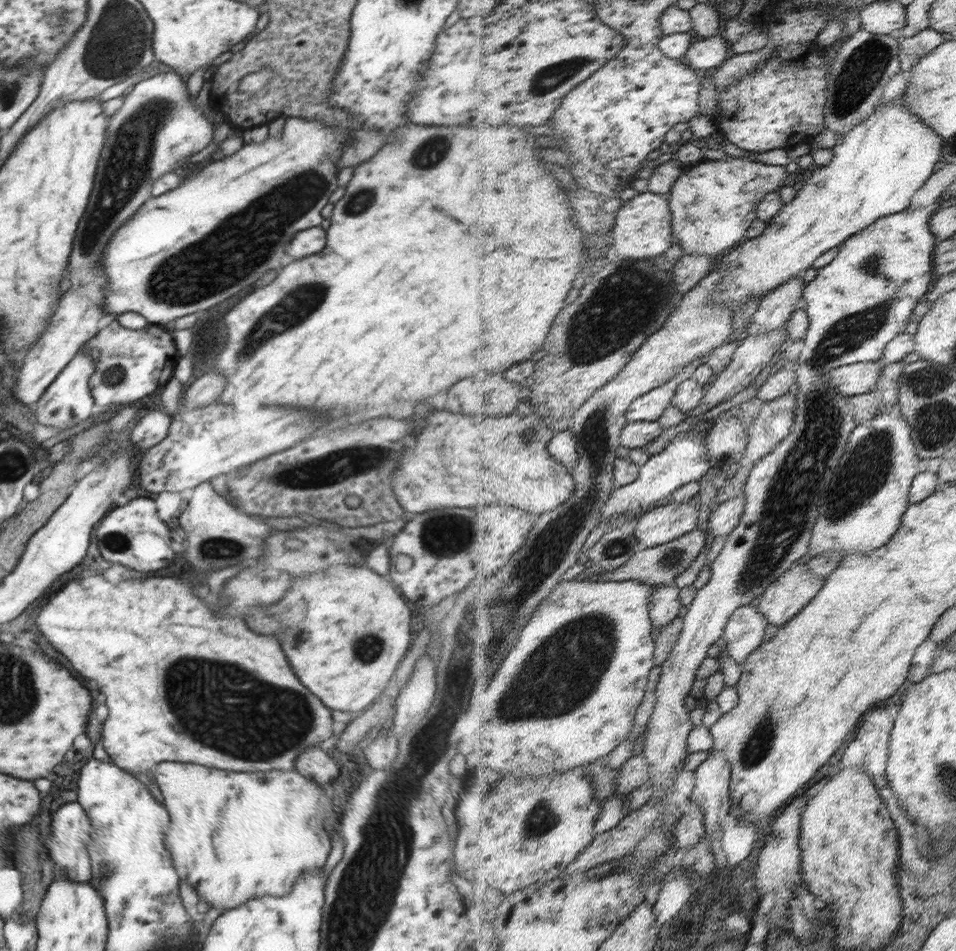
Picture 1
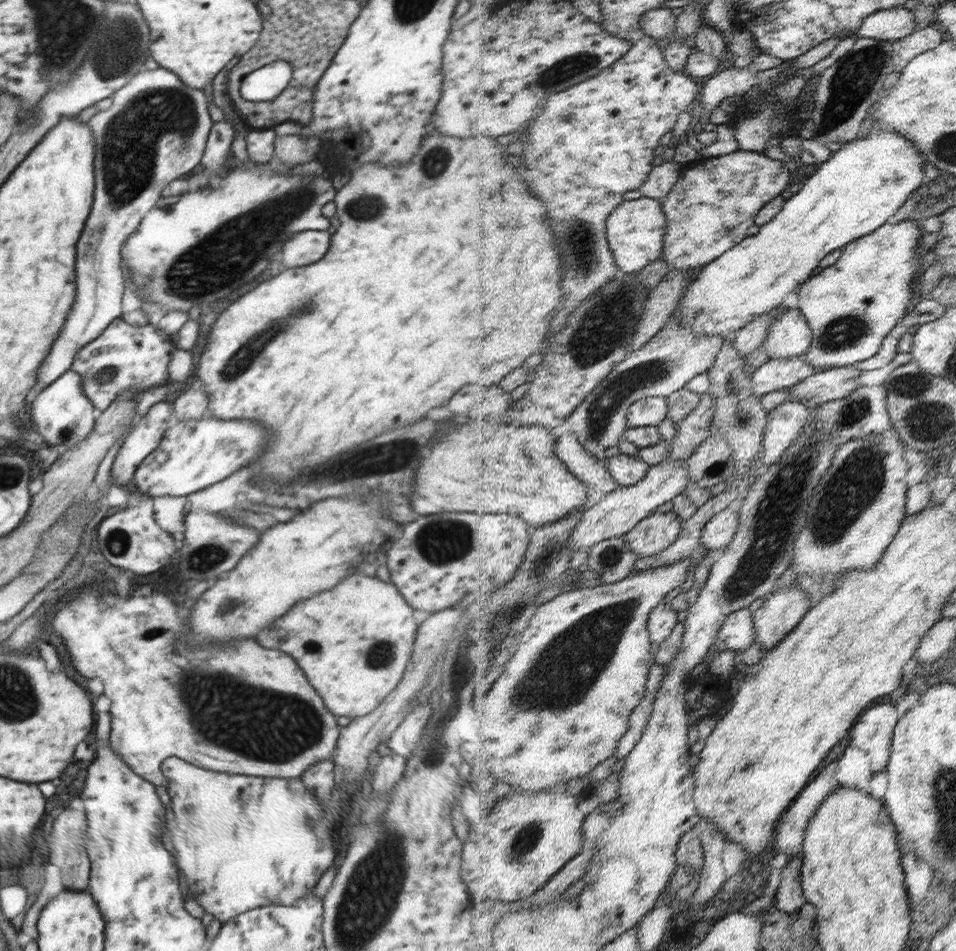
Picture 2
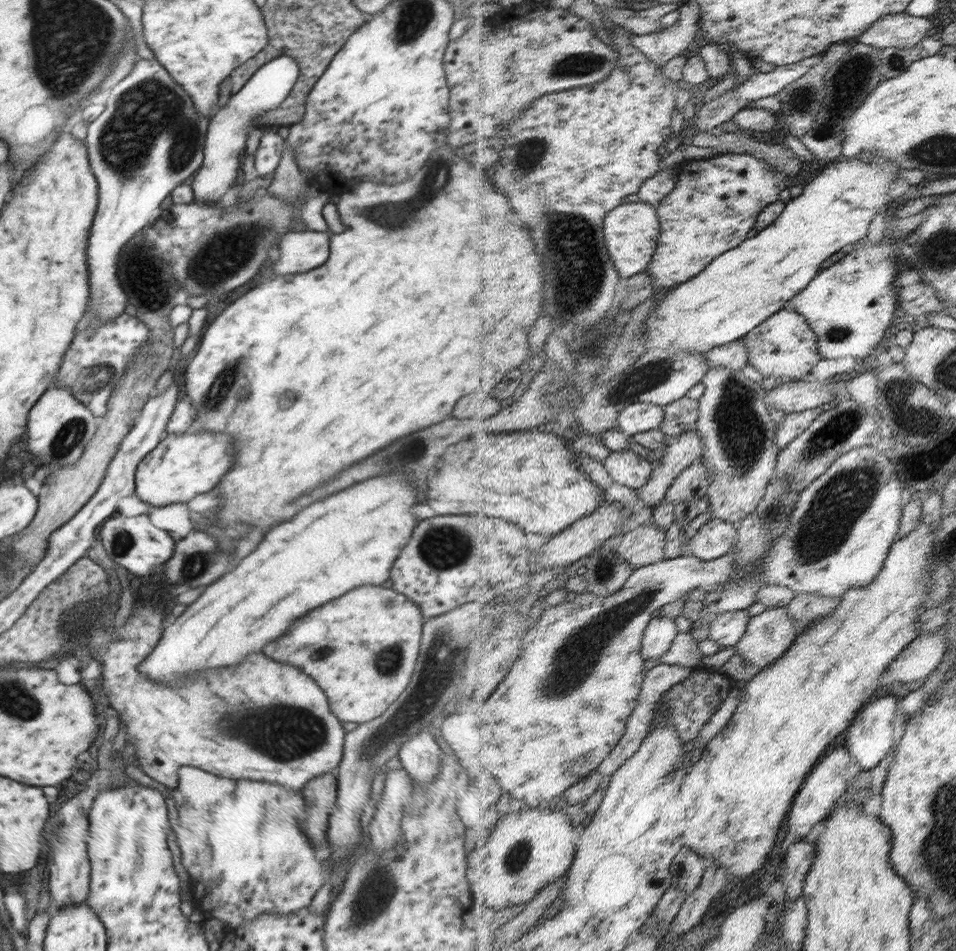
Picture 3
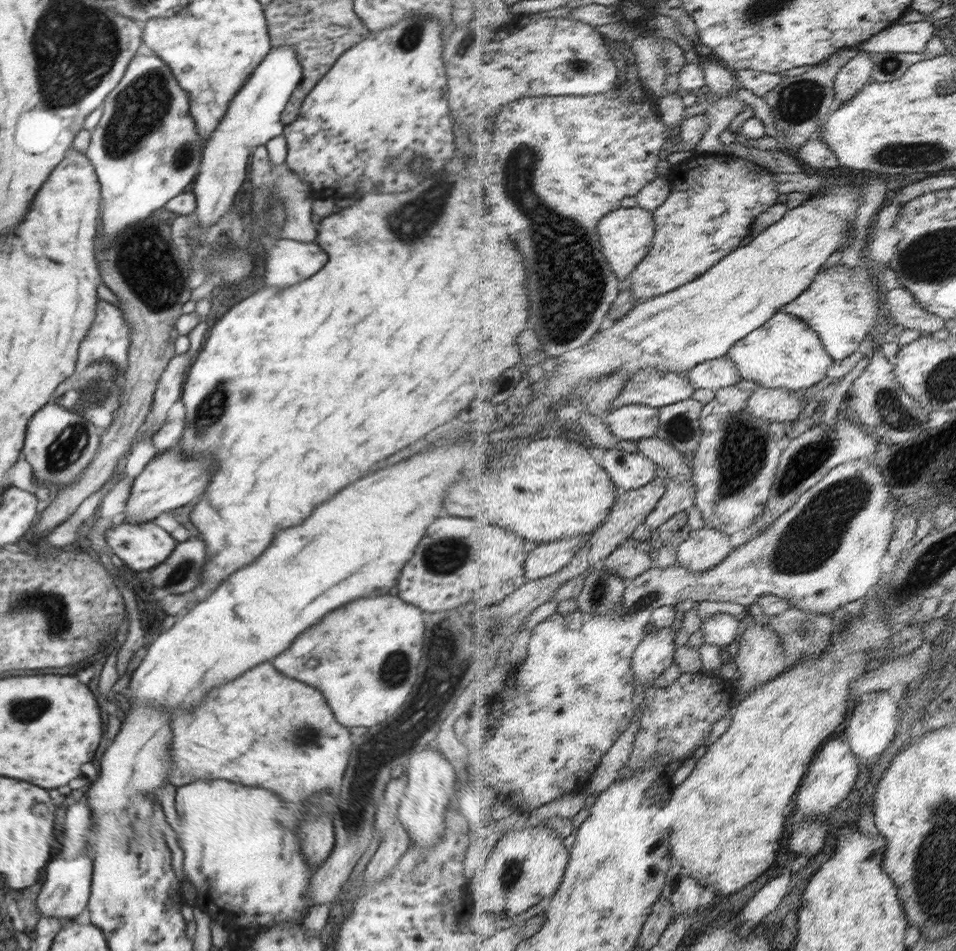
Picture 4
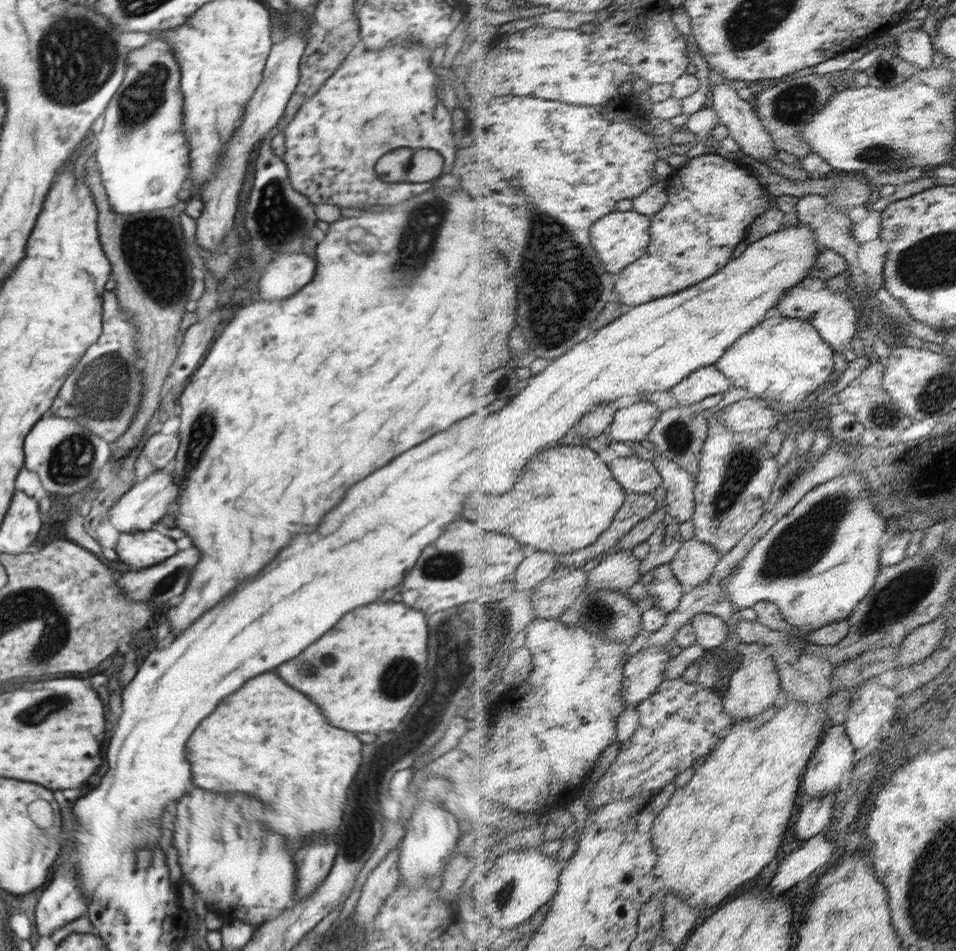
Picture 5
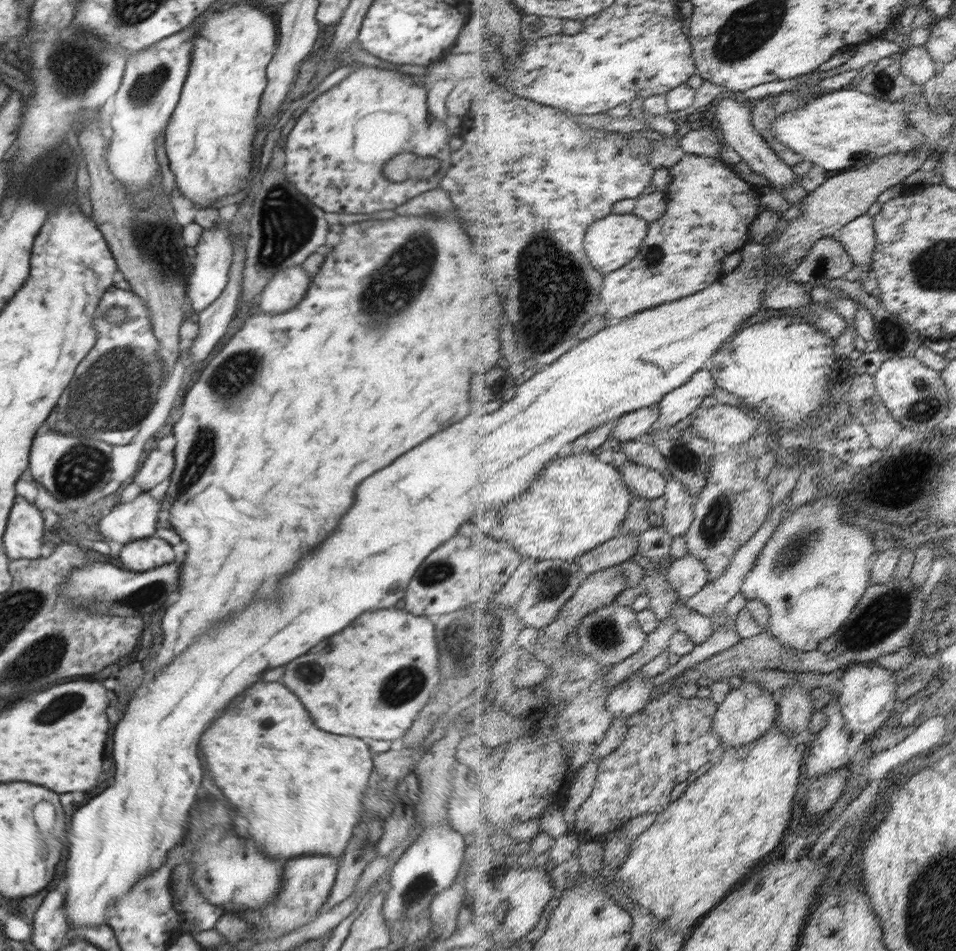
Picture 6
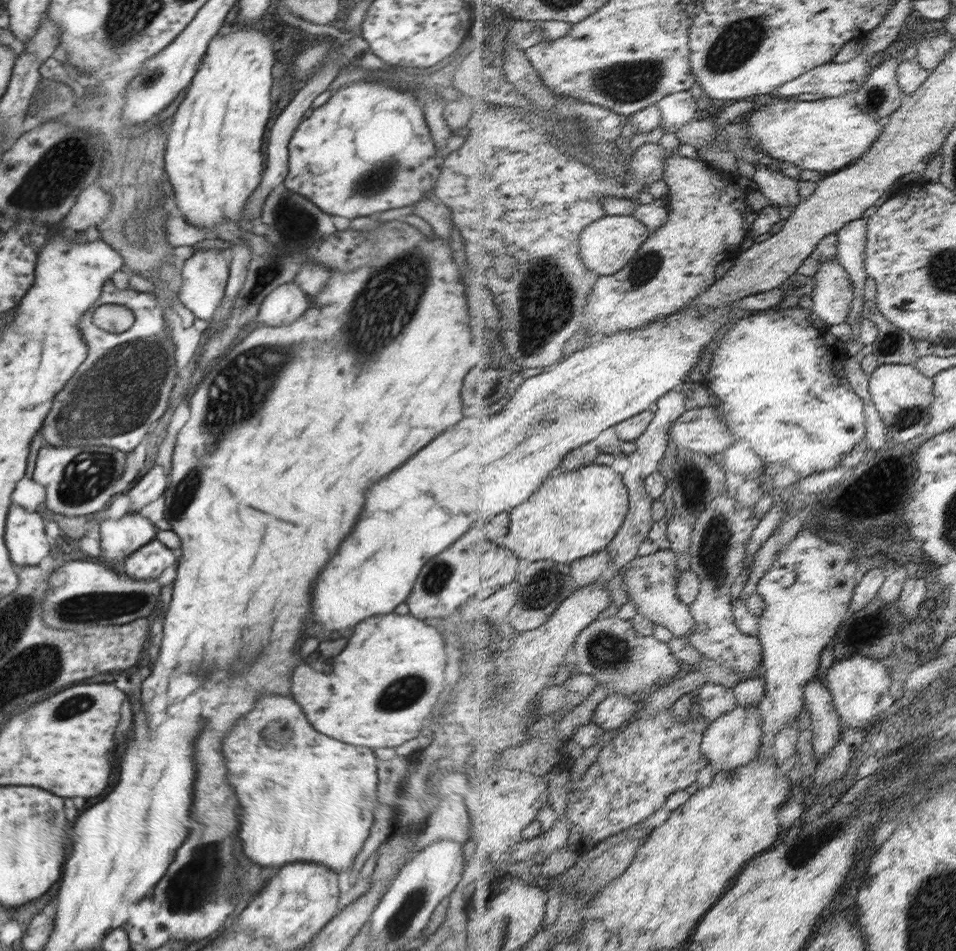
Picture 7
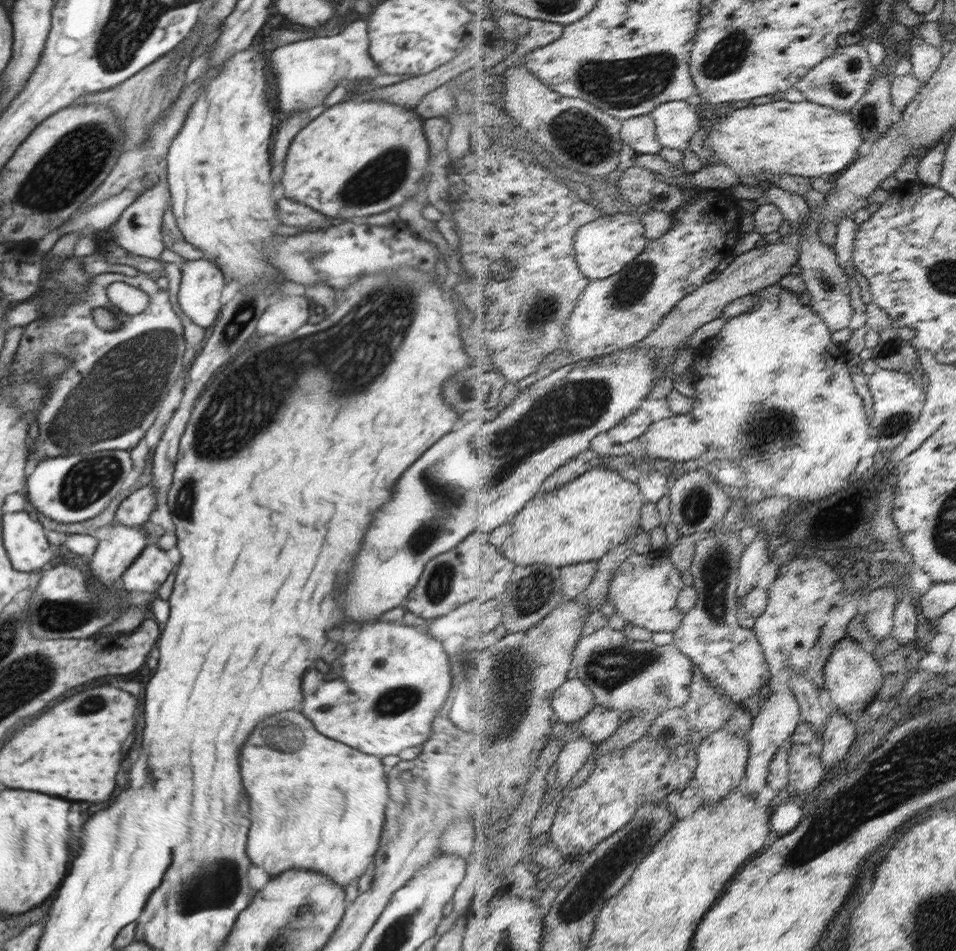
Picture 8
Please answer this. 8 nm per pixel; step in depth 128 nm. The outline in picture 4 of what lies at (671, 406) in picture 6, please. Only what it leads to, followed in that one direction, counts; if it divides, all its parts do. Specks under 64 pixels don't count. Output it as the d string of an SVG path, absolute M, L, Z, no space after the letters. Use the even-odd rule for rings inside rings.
M729 355L700 364L693 369L690 377L695 390L707 388L716 392L740 380L742 380L740 368L729 358Z

